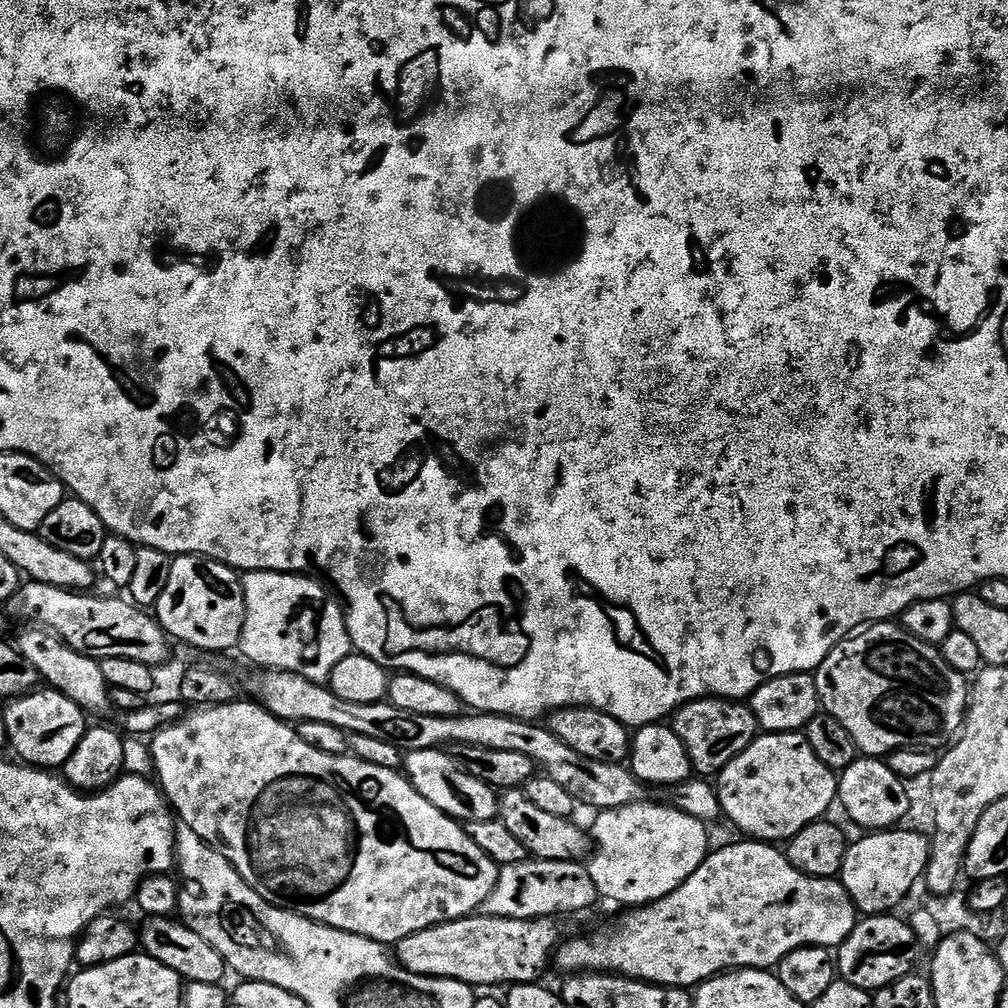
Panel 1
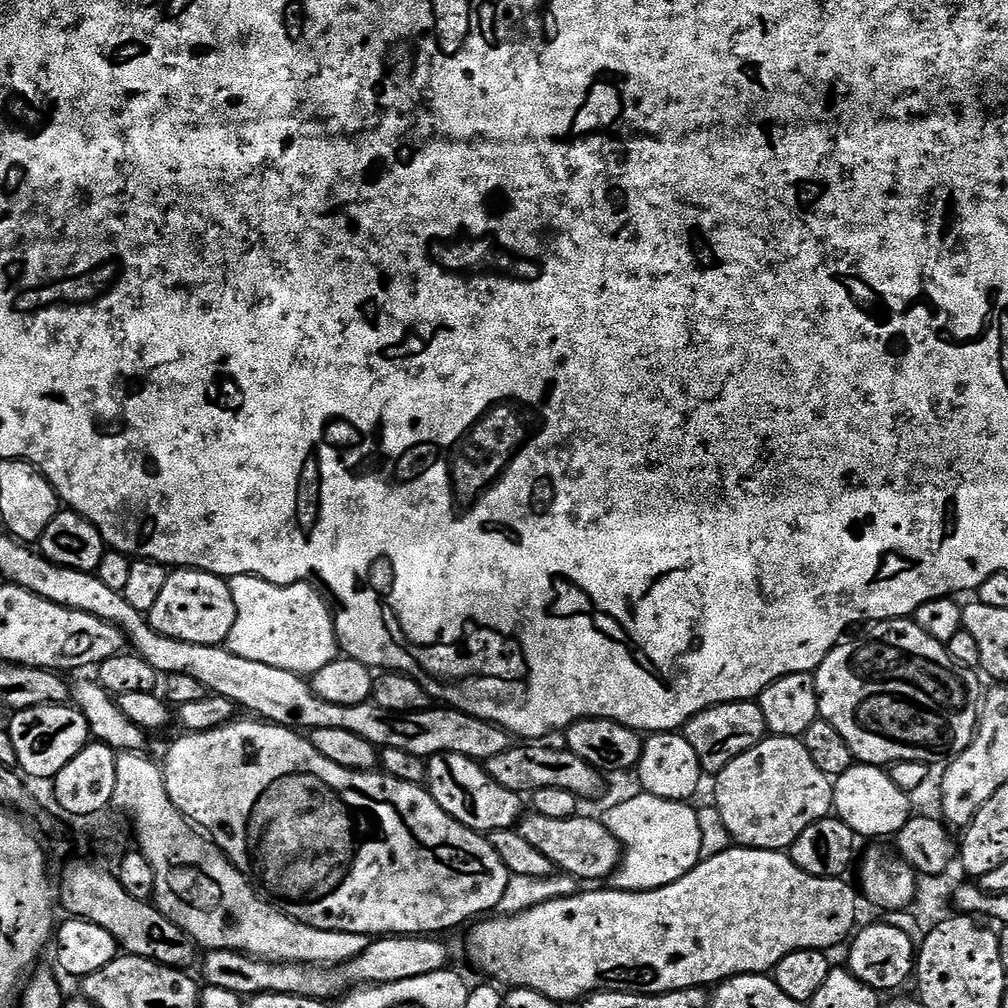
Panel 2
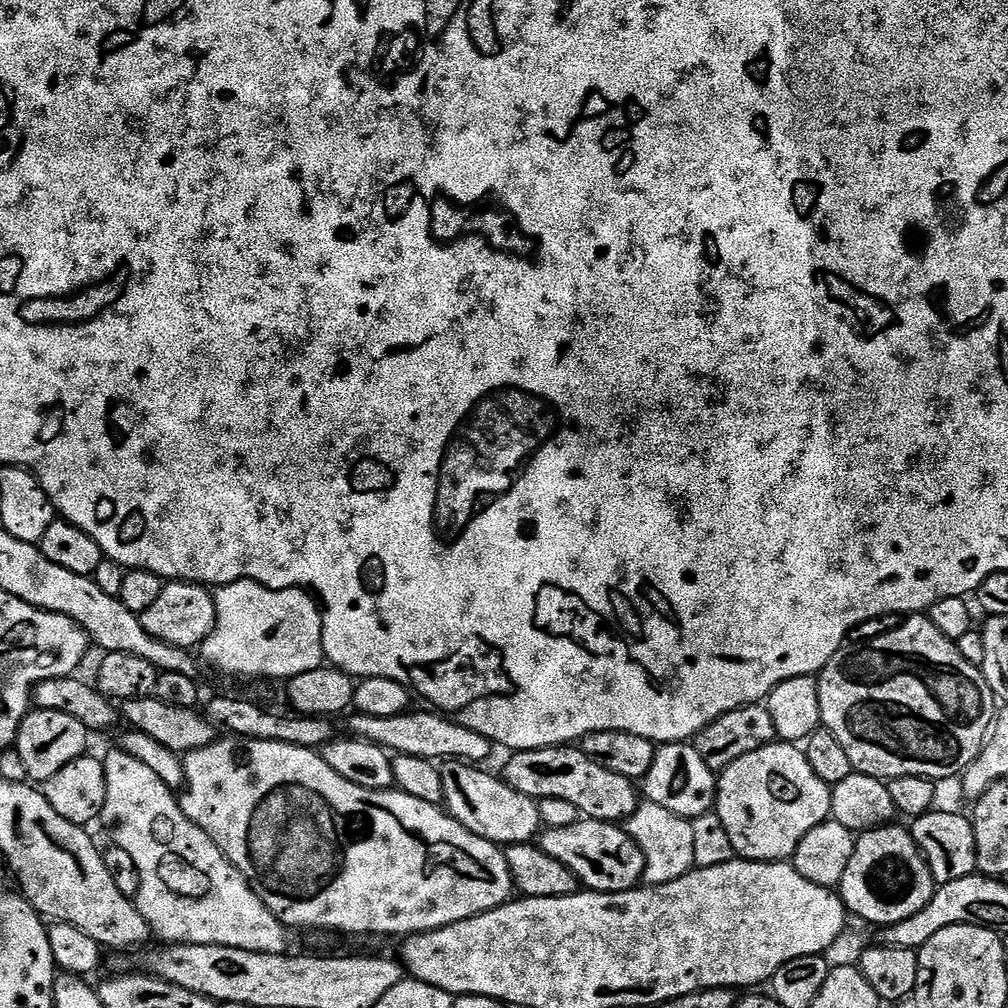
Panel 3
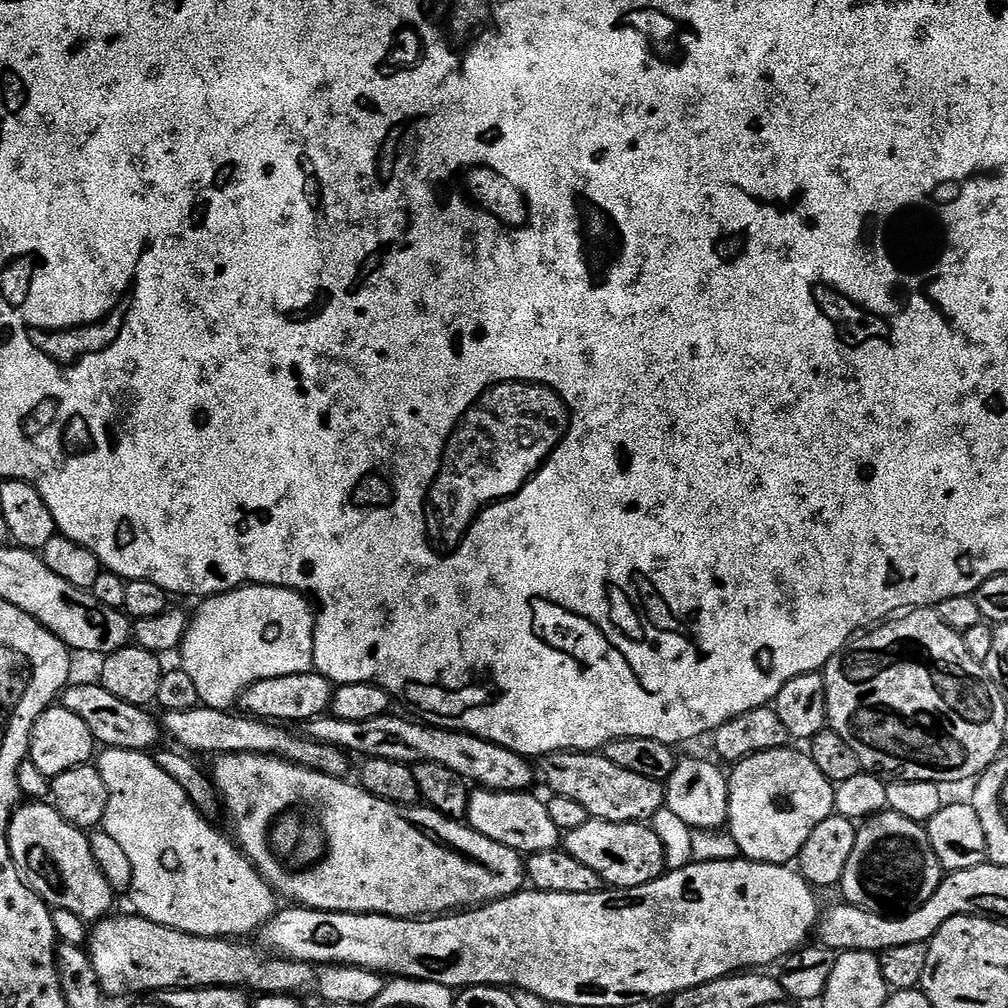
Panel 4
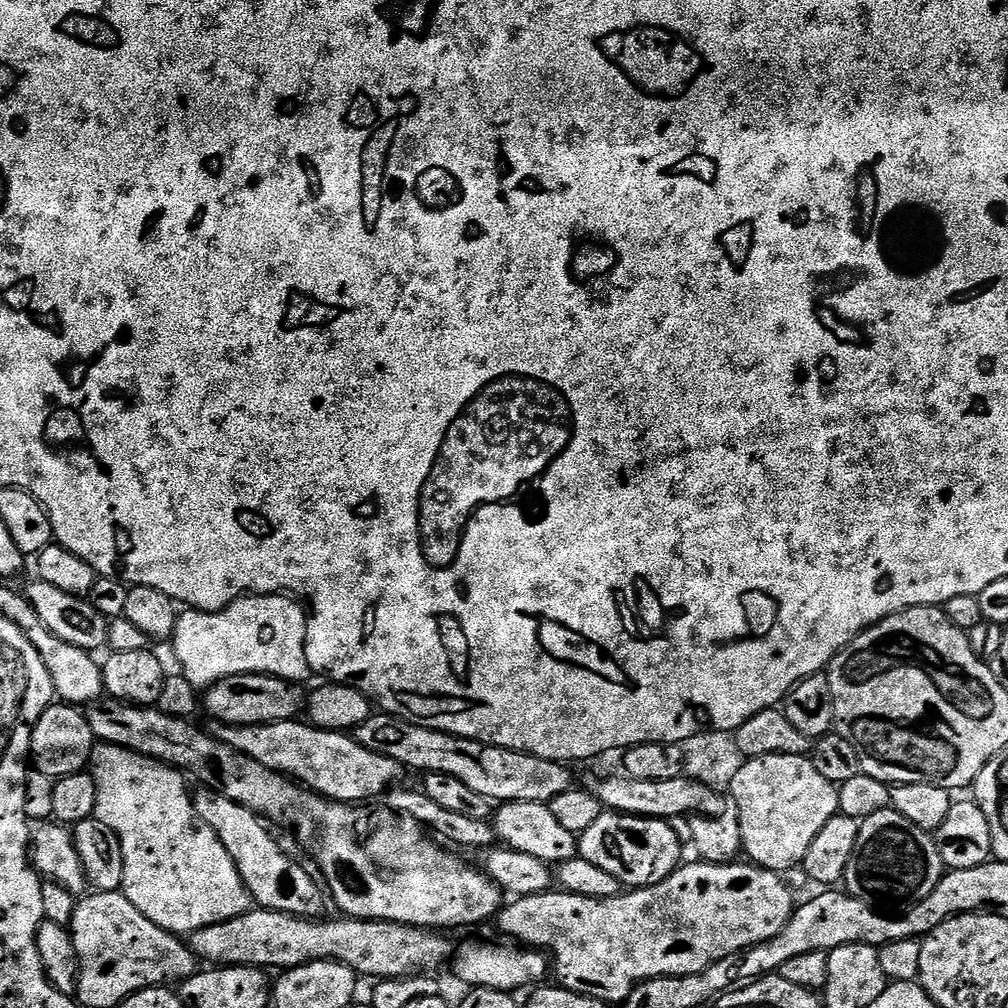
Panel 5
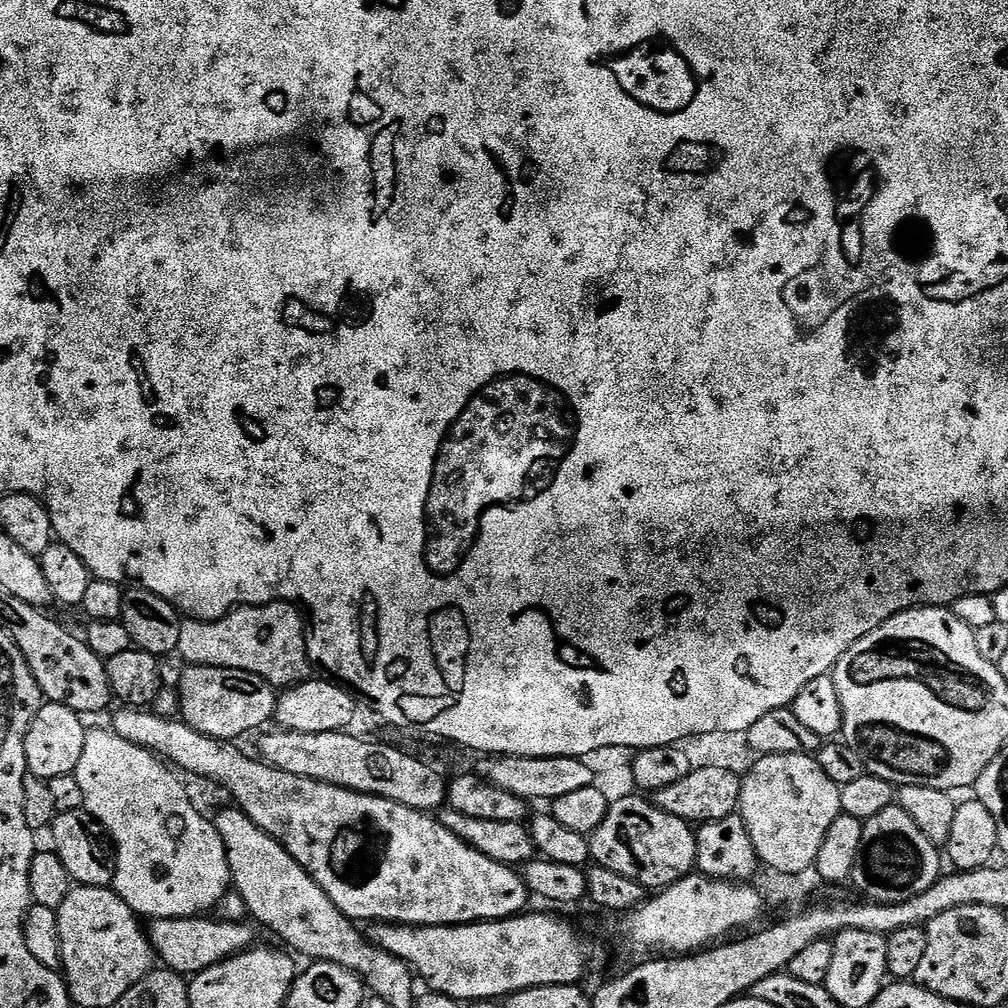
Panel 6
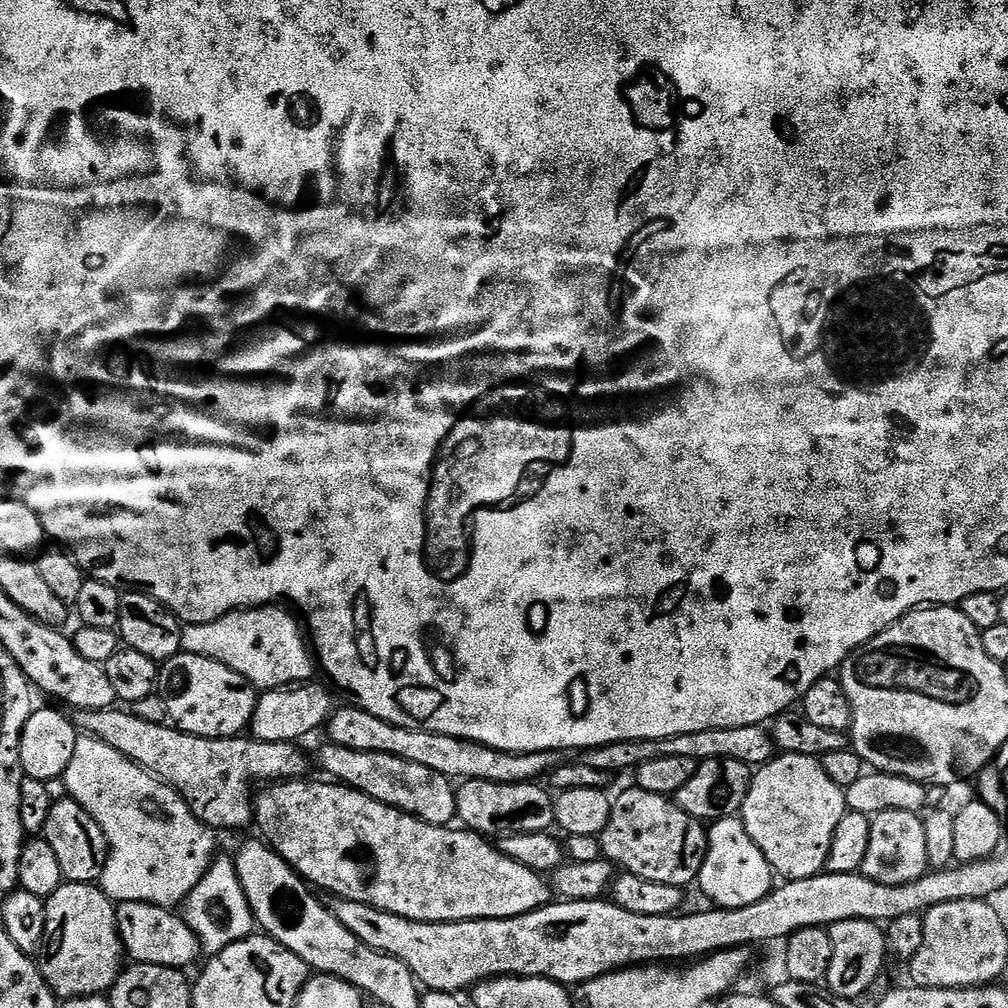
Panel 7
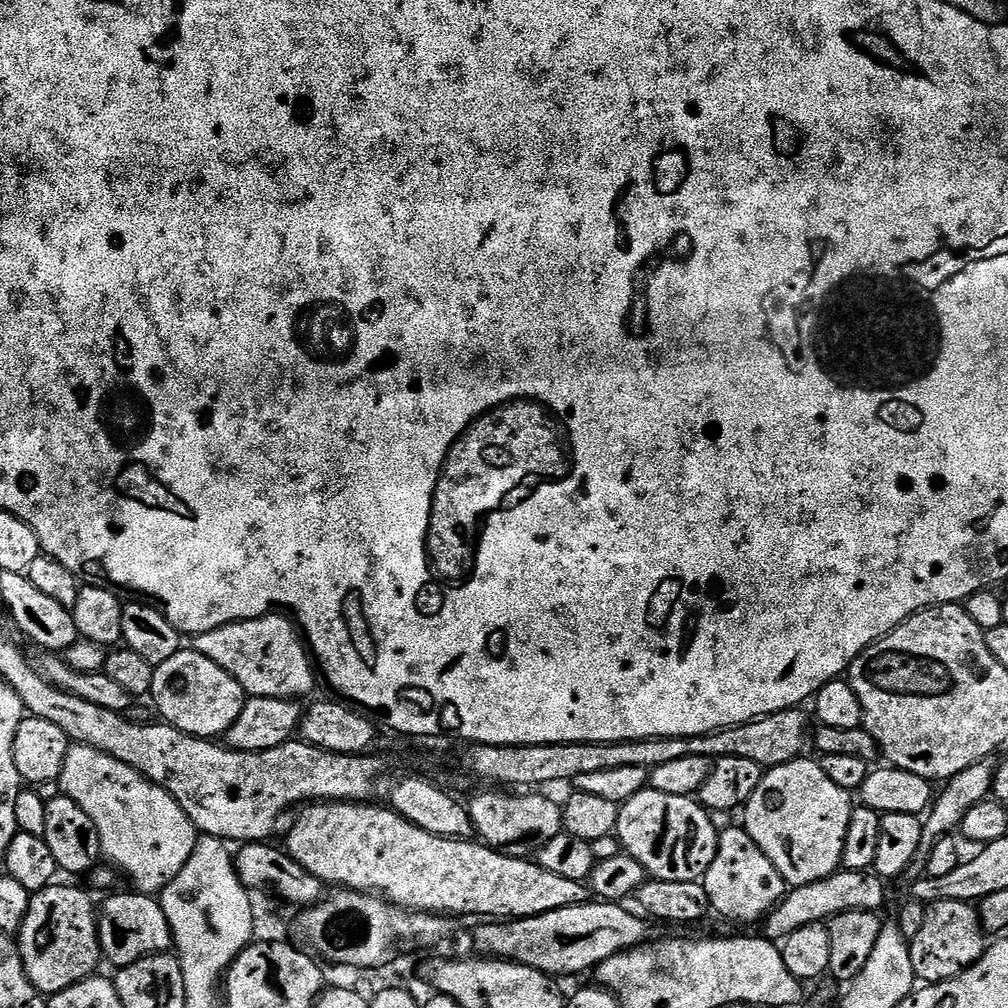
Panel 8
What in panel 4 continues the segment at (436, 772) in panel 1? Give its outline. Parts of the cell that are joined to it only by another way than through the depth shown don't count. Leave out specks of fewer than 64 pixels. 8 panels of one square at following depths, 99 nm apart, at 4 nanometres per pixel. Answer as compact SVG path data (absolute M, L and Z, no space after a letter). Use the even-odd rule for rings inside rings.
M477 787L468 798L466 823L478 834L490 838L490 842L502 842L521 854L542 850L554 850L562 844L562 833L550 819L547 803L526 792L492 792L489 788Z

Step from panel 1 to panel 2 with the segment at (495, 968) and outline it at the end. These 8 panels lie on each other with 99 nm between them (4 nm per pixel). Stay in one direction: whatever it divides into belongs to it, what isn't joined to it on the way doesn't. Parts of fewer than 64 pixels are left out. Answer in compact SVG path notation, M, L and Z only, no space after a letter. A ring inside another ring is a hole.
M428 934L376 938L366 946L366 950L362 950L362 954L339 966L278 964L274 960L257 960L255 956L248 956L245 952L221 948L205 951L202 964L204 960L204 976L211 987L230 990L241 998L273 992L331 1002L332 999L335 1001L343 997L349 986L402 982L406 978L418 978L445 971L449 967L448 948L440 940L443 939L433 938Z

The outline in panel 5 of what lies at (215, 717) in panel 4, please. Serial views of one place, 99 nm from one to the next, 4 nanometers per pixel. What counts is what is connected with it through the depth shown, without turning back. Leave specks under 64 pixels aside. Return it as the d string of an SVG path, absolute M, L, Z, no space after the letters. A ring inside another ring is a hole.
M299 719L270 722L269 724L221 724L211 725L214 738L234 746L246 758L262 762L275 772L299 782L305 789L317 796L341 802L368 802L371 796L383 797L389 788L399 785L406 775L403 764L394 758L375 753L362 746L351 735L344 732L330 732L318 728L311 722L300 724Z

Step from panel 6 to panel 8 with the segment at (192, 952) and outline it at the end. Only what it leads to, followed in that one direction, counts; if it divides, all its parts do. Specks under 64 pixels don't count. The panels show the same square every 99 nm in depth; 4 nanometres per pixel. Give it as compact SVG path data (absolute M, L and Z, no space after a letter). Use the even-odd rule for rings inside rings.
M135 890L117 891L98 908L100 926L100 950L105 961L119 970L138 962L147 956L168 954L173 951L172 931L166 922L166 914L162 910L159 899L155 895Z

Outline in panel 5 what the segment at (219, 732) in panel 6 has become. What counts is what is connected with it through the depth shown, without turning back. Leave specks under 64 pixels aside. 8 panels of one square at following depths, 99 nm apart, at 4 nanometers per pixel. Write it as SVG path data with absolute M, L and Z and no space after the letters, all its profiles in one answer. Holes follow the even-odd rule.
M261 672L227 676L203 693L202 708L213 716L213 721L221 724L269 724L295 720L306 704L306 692L300 688L303 687L299 683L264 676Z

